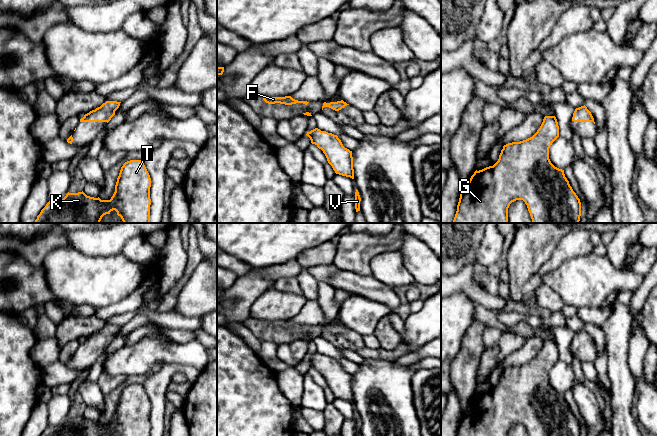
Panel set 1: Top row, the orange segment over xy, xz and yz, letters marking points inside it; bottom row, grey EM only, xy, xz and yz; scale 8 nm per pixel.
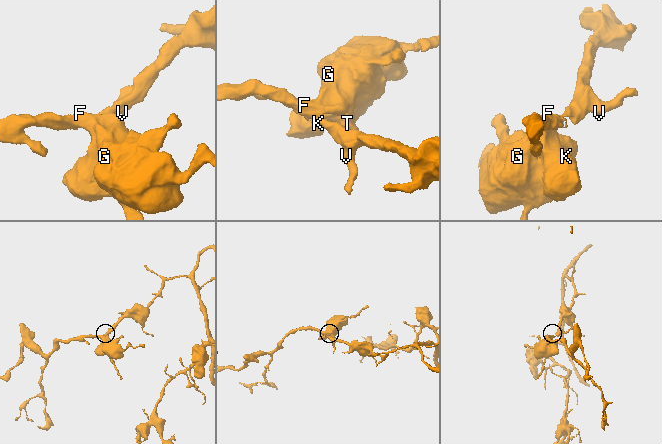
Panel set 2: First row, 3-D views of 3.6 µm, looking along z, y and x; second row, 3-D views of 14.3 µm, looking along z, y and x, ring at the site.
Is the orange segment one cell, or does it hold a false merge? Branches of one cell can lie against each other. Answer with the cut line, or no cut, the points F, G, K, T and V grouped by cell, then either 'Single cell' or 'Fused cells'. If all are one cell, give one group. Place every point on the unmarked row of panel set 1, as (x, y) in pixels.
No split. Groups: F G K T V. Single cell

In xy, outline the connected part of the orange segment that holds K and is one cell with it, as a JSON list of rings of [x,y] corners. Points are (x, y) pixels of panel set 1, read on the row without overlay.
[[[130,384],[121,391],[115,416],[110,424],[87,420],[83,415],[67,417],[59,426],[49,425],[41,436],[150,436],[151,402],[142,384]]]

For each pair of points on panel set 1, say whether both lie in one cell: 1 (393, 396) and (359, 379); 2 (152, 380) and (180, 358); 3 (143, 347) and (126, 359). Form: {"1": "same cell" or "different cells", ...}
{"1": "same cell", "2": "different cells", "3": "same cell"}

